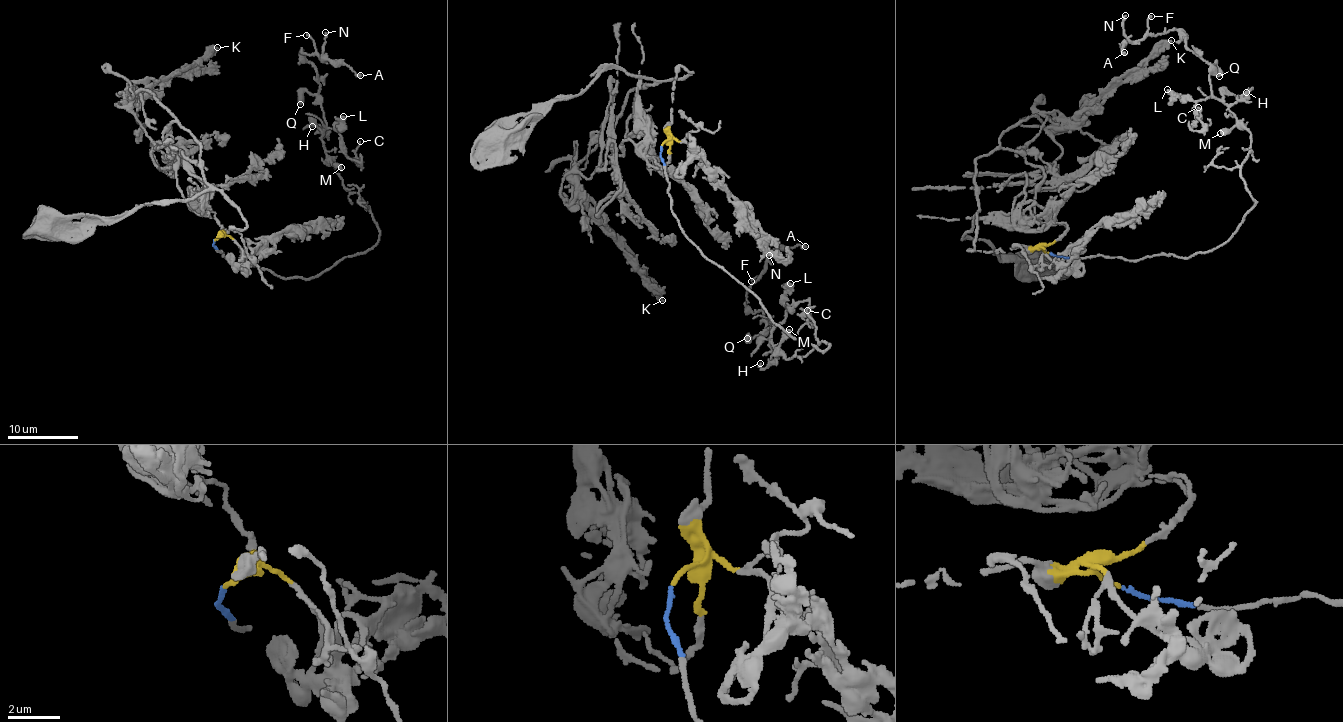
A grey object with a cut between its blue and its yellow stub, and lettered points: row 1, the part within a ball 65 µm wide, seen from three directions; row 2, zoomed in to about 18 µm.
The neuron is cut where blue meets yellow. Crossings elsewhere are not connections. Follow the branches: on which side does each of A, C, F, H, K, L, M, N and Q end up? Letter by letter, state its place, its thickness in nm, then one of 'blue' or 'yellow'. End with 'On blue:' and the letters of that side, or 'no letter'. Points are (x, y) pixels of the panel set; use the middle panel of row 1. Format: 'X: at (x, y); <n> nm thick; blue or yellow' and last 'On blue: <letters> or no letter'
A: at (805, 246); 240 nm thick; blue
C: at (807, 310); 140 nm thick; blue
F: at (751, 281); 150 nm thick; blue
H: at (760, 363); 190 nm thick; blue
K: at (662, 300); 400 nm thick; yellow
L: at (790, 283); 320 nm thick; blue
M: at (789, 329); 550 nm thick; blue
N: at (769, 255); 190 nm thick; blue
Q: at (747, 338); 600 nm thick; blue
On blue: A, C, F, H, L, M, N, Q

